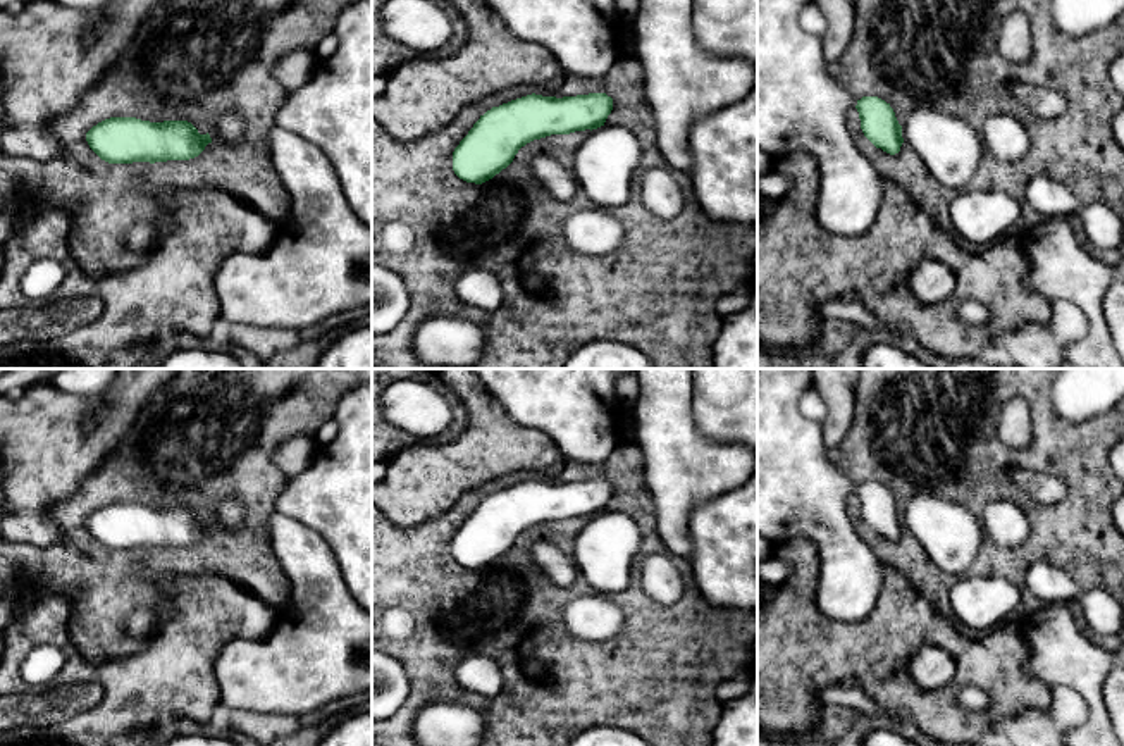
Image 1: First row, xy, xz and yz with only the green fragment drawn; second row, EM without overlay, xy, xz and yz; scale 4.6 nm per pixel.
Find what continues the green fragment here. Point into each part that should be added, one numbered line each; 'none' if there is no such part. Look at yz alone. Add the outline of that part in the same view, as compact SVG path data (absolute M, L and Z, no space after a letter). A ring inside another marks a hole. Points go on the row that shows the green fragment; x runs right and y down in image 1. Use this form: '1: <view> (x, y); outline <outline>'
1: yz (801, 109); outline M757 0L757 148L773 157L807 153L818 167L819 224L831 234L861 236L876 221L881 203L881 176L855 146L845 114L857 100L830 74L819 36L807 34L799 24L799 14L807 0Z

